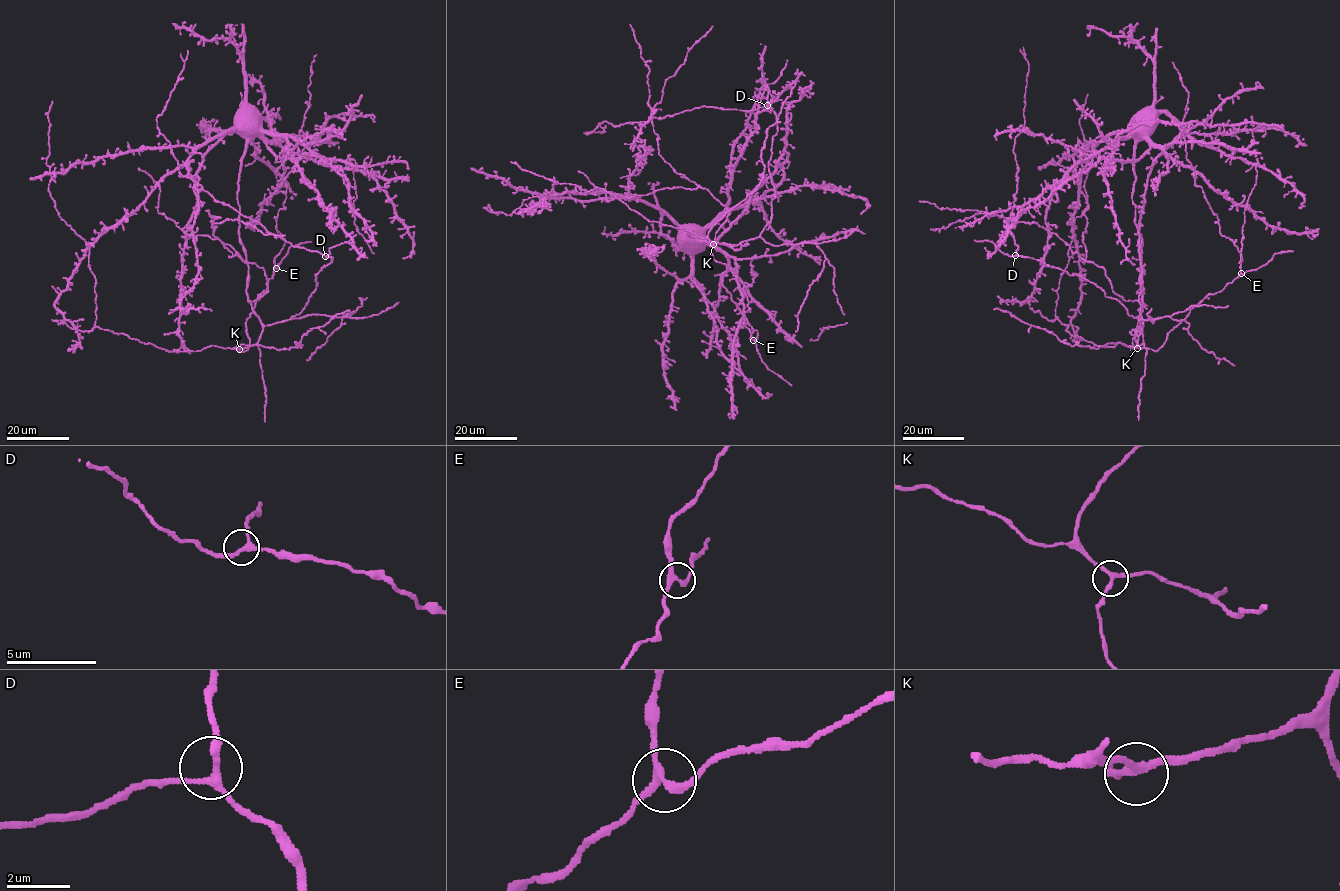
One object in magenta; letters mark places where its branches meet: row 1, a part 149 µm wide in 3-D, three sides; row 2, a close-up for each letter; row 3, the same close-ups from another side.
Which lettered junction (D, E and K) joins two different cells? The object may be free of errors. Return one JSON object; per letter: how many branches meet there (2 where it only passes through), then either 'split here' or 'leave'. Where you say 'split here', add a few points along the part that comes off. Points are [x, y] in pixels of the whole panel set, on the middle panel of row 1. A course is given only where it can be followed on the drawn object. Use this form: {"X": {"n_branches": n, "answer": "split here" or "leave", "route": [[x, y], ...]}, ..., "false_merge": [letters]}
{"D": {"n_branches": 3, "answer": "leave"}, "E": {"n_branches": 3, "answer": "leave"}, "K": {"n_branches": 3, "answer": "leave"}, "false_merge": []}

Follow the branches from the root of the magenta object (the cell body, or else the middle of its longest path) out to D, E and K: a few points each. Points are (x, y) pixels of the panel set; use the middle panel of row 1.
D: (688, 226), (698, 242), (736, 245), (758, 238), (770, 221), (775, 194), (768, 162), (777, 130), (767, 105)
E: (688, 226), (689, 235), (698, 242), (734, 245), (715, 243), (712, 254), (726, 266), (722, 283), (753, 340)
K: (688, 226), (692, 233), (689, 235), (691, 233), (698, 242), (734, 245), (713, 244)

